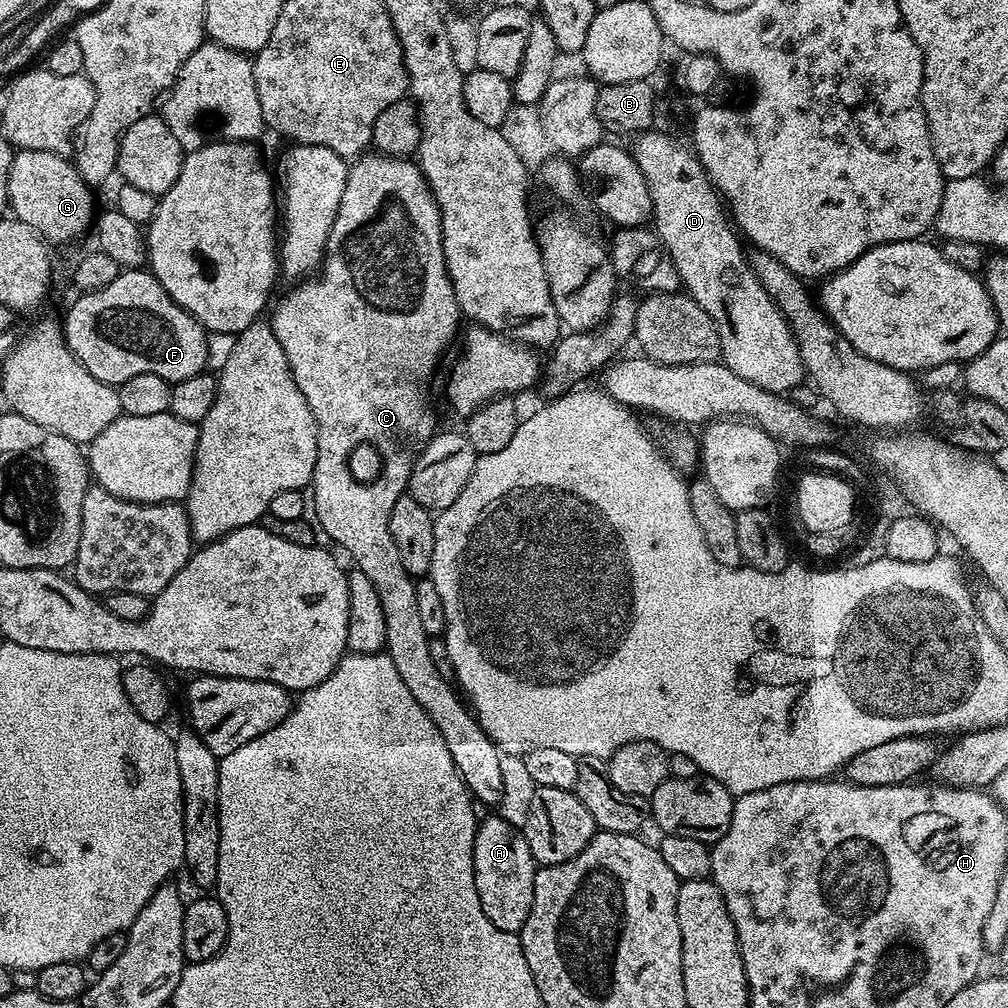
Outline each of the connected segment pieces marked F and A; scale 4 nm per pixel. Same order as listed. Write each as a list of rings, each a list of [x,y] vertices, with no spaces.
[[[143,267],[121,270],[110,286],[77,297],[62,319],[64,341],[74,358],[78,358],[78,362],[82,362],[82,366],[86,366],[94,378],[119,386],[134,378],[134,374],[158,374],[158,378],[175,382],[182,378],[194,378],[194,374],[208,368],[208,332],[189,312],[182,310],[182,306],[178,306],[170,294],[166,294],[162,282],[158,282],[151,271]]]
[[[500,816],[479,821],[474,838],[474,886],[486,918],[503,932],[520,933],[534,902],[534,874],[538,865],[530,854],[523,831]]]

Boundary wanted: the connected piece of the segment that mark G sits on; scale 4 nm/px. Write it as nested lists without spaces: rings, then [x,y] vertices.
[[[22,148],[12,157],[8,175],[11,215],[30,226],[49,245],[68,244],[93,227],[92,192],[67,155]]]

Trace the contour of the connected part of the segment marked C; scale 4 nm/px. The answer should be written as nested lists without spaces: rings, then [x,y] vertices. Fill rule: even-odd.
[[[361,155],[348,169],[346,190],[342,190],[342,202],[338,202],[338,214],[334,218],[334,226],[330,226],[330,234],[324,247],[324,259],[321,260],[318,271],[311,278],[301,279],[291,285],[292,289],[277,302],[276,309],[274,309],[275,304],[271,309],[273,312],[270,323],[274,330],[274,338],[278,342],[278,346],[282,346],[284,357],[290,366],[290,374],[294,378],[298,390],[302,390],[302,398],[306,398],[306,402],[314,414],[314,422],[318,430],[318,458],[314,462],[314,474],[310,487],[314,494],[316,516],[321,522],[319,531],[327,534],[333,545],[336,543],[342,551],[349,552],[353,562],[356,563],[353,564],[355,569],[366,574],[370,578],[370,582],[374,582],[374,590],[378,590],[378,598],[382,602],[382,614],[386,617],[386,655],[394,662],[394,670],[398,670],[398,678],[402,678],[402,682],[406,682],[406,690],[410,690],[414,702],[418,702],[418,706],[422,706],[422,710],[426,710],[430,722],[434,722],[434,726],[438,726],[438,734],[442,734],[442,742],[446,746],[446,750],[450,750],[450,758],[469,792],[481,805],[483,805],[482,803],[496,804],[504,796],[505,757],[470,711],[469,705],[462,699],[461,693],[454,687],[453,681],[442,678],[442,674],[438,674],[438,669],[434,667],[428,645],[430,638],[426,634],[426,630],[422,630],[422,618],[418,615],[416,580],[408,573],[406,566],[402,566],[398,546],[394,546],[394,538],[390,538],[390,510],[394,510],[394,502],[398,502],[398,498],[407,493],[408,479],[422,450],[438,432],[436,412],[432,409],[431,402],[428,401],[428,379],[435,374],[436,367],[439,366],[440,359],[444,356],[444,351],[451,346],[452,339],[456,336],[456,331],[458,331],[457,336],[461,331],[462,313],[444,261],[440,207],[436,205],[436,199],[428,188],[428,180],[421,172],[419,163],[403,156],[368,155]],[[364,443],[368,443],[380,455],[380,460],[368,460],[371,458],[372,452],[368,448],[360,448]]]

